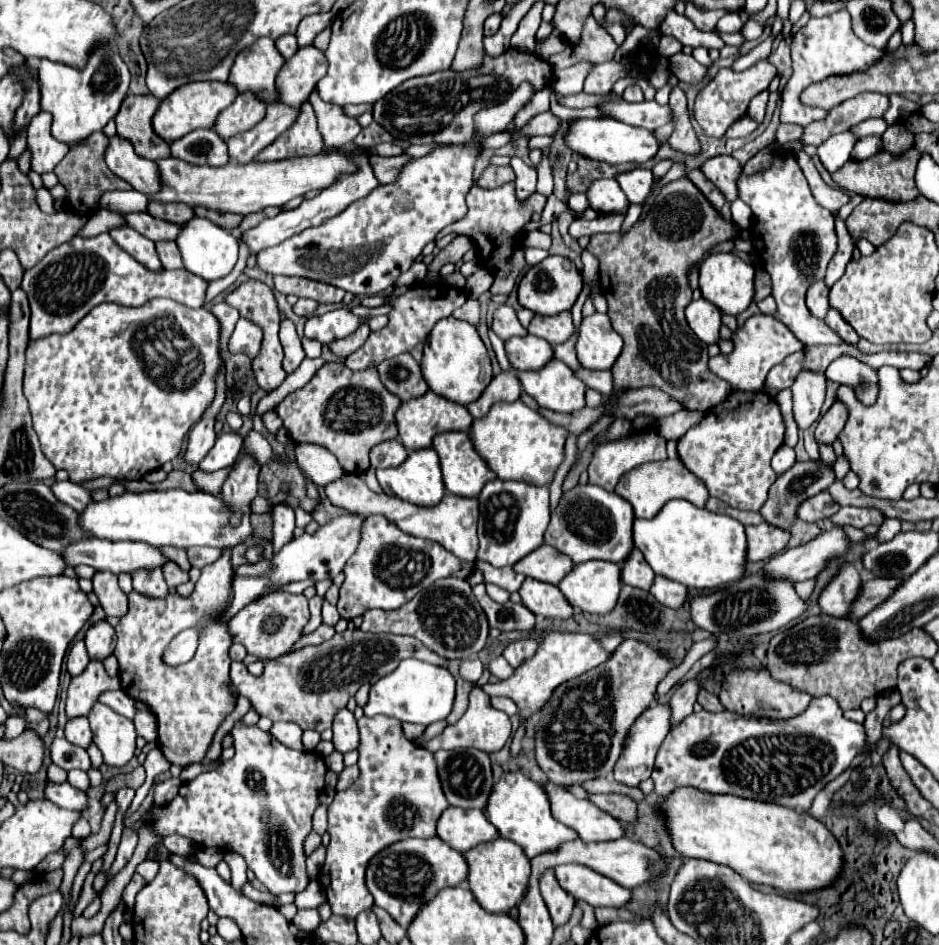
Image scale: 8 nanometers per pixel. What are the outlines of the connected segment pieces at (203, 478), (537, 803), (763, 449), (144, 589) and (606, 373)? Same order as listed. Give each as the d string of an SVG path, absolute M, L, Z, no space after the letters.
M224 468L224 470L218 470L218 472L204 472L204 470L196 470L192 474L192 480L194 484L206 492L206 494L212 494L212 496L220 496L220 490L222 490L222 484L224 480L228 478L232 468Z
M522 772L502 774L502 778L494 784L494 790L486 806L486 814L488 814L488 820L498 828L500 836L522 846L528 858L534 858L546 852L556 852L560 850L562 844L578 840L578 834L570 826L564 826L552 816L550 800L548 800L544 786L536 784Z
M736 390L726 402L708 410L702 422L678 440L678 454L684 466L704 480L710 496L738 510L758 512L776 480L770 460L782 442L784 422L776 400L762 390L758 394L742 394Z
M160 568L134 570L132 580L134 580L134 590L138 590L142 594L150 594L154 598L162 598L162 596L168 594L168 586L166 586L166 582L162 578Z
M580 370L576 372L576 376L588 386L588 388L594 388L598 390L602 396L604 394L610 394L614 390L614 380L612 380L612 372L610 370Z

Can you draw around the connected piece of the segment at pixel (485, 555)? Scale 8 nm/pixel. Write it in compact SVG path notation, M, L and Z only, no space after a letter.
M492 480L484 486L480 494L480 520L478 520L478 538L480 550L478 560L490 562L496 568L514 566L518 560L534 552L544 544L544 532L550 522L548 506L548 486L536 488L524 482L514 480Z

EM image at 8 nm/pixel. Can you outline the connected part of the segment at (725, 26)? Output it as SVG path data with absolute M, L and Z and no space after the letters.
M742 10L742 12L734 12L734 14L726 14L724 18L720 18L718 20L718 24L716 24L716 28L720 30L720 32L738 32L744 24L748 22L748 14Z

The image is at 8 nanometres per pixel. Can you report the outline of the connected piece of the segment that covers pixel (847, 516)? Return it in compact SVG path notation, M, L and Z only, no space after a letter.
M848 506L848 508L840 508L830 520L836 526L850 524L850 526L856 526L856 528L864 528L868 524L880 526L884 522L884 514L878 508L856 508L856 506Z

